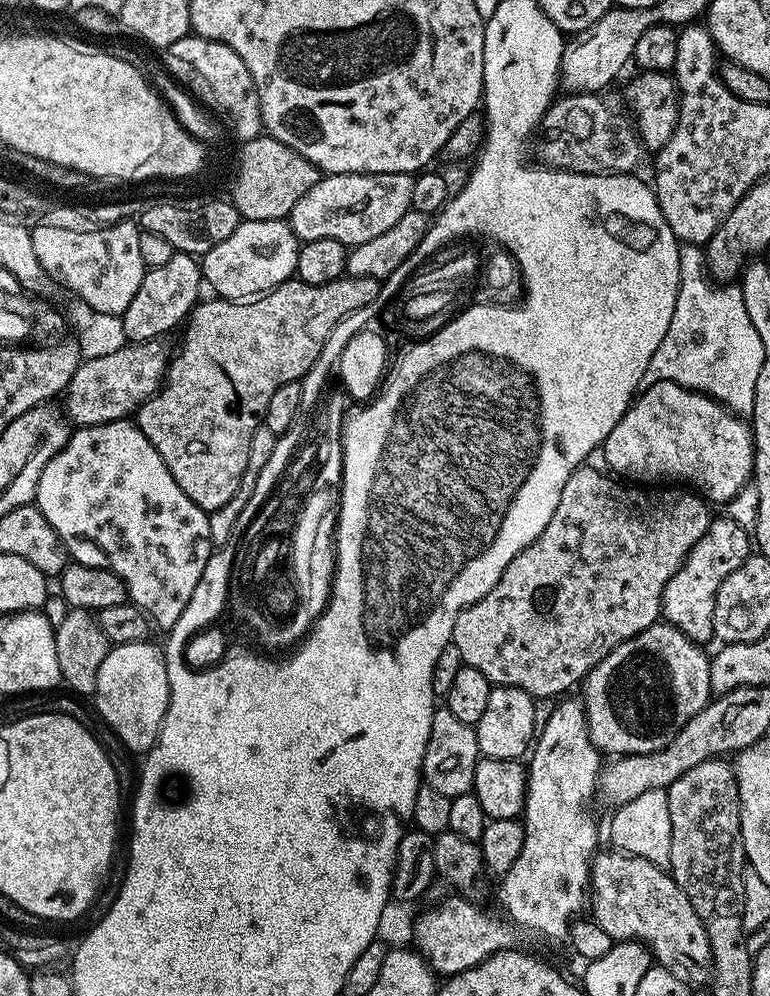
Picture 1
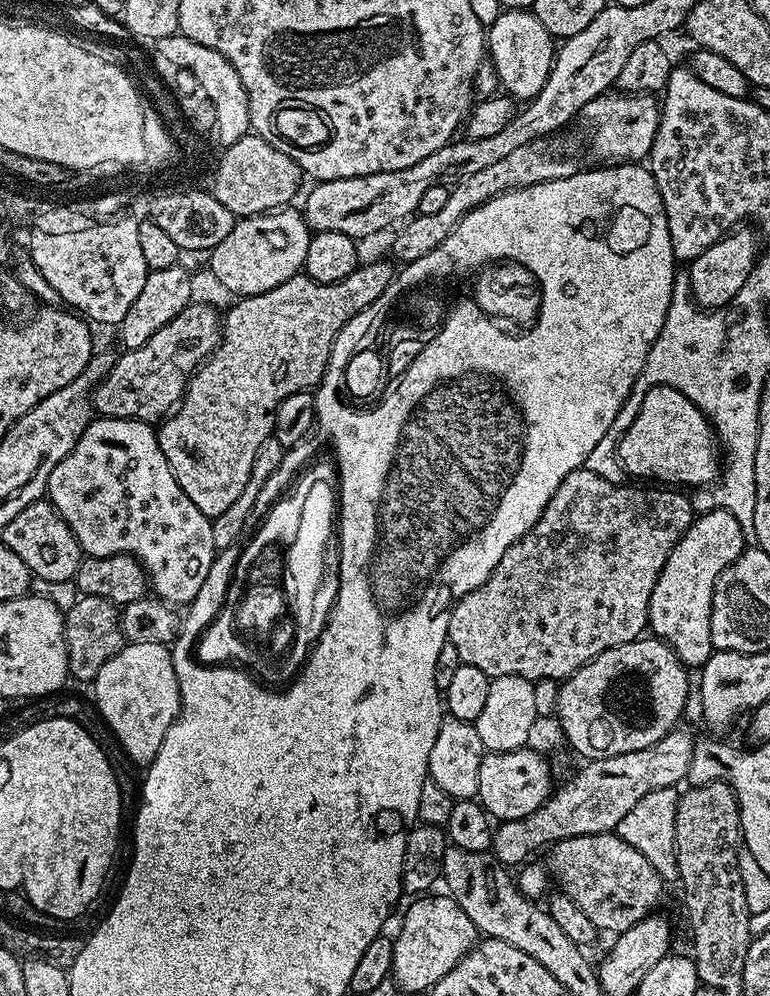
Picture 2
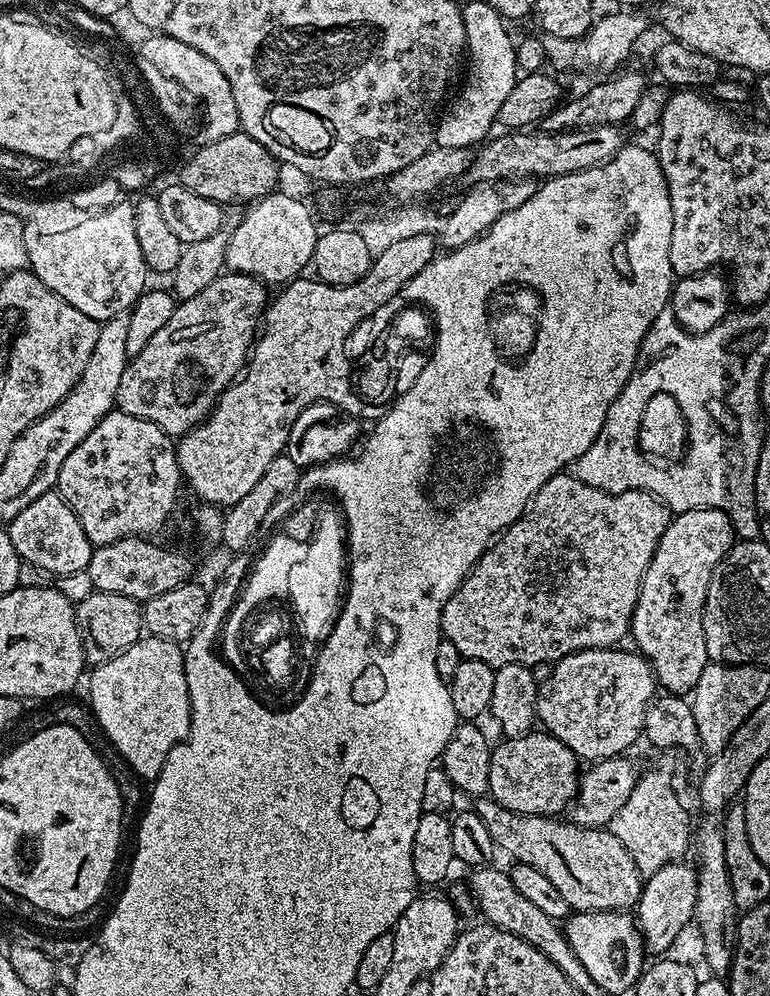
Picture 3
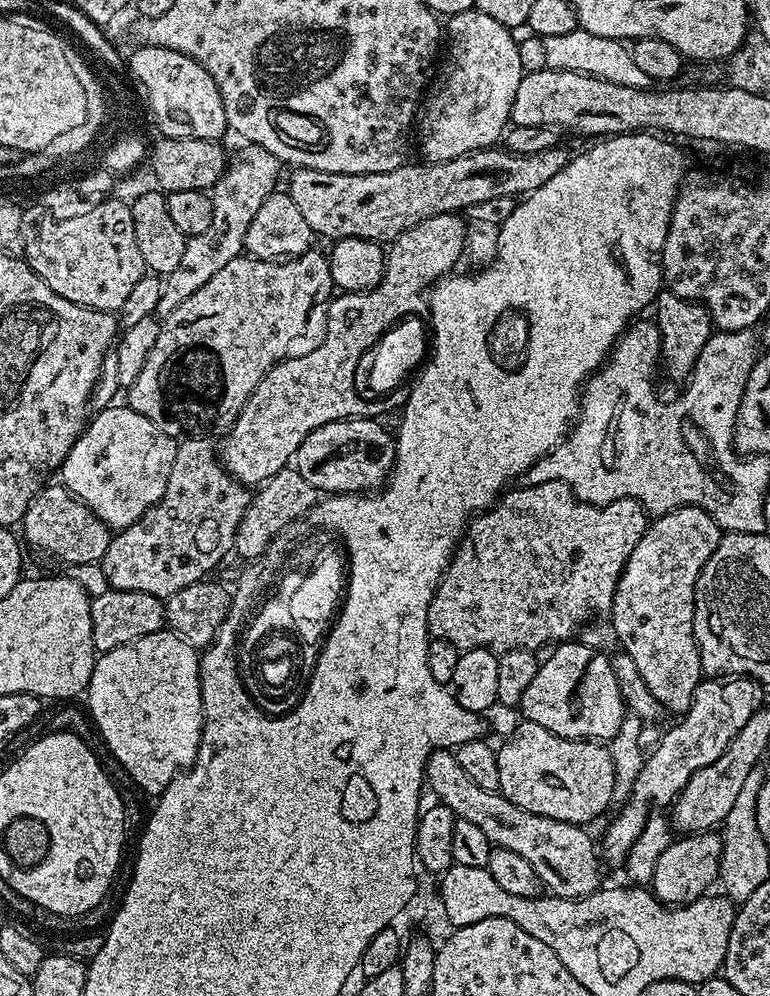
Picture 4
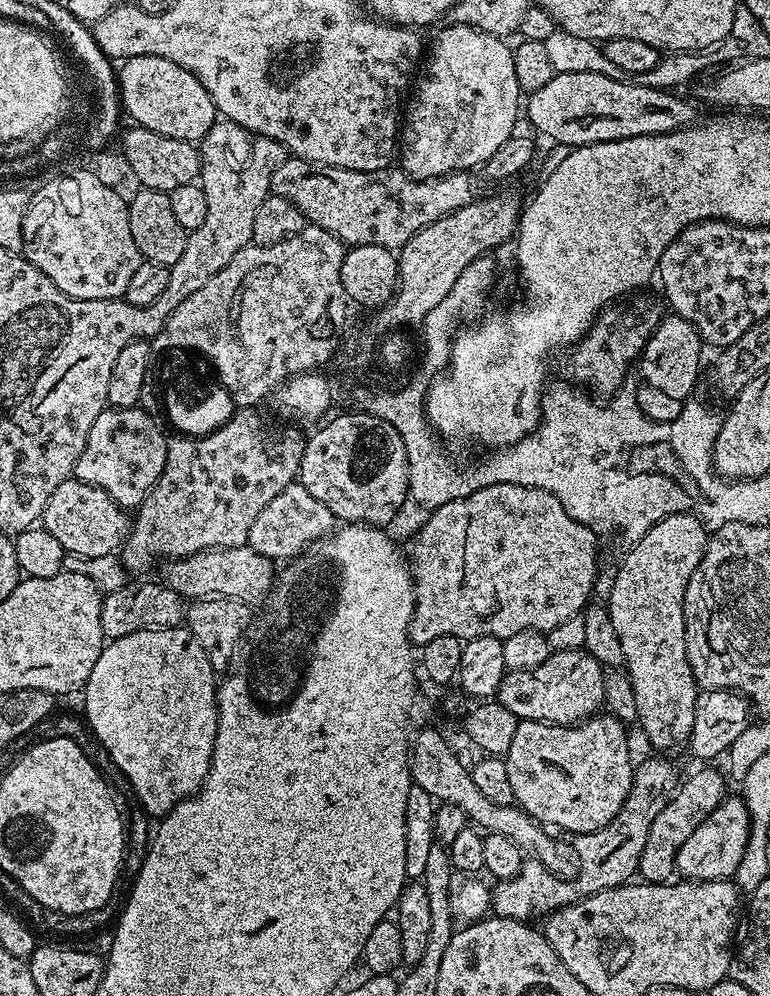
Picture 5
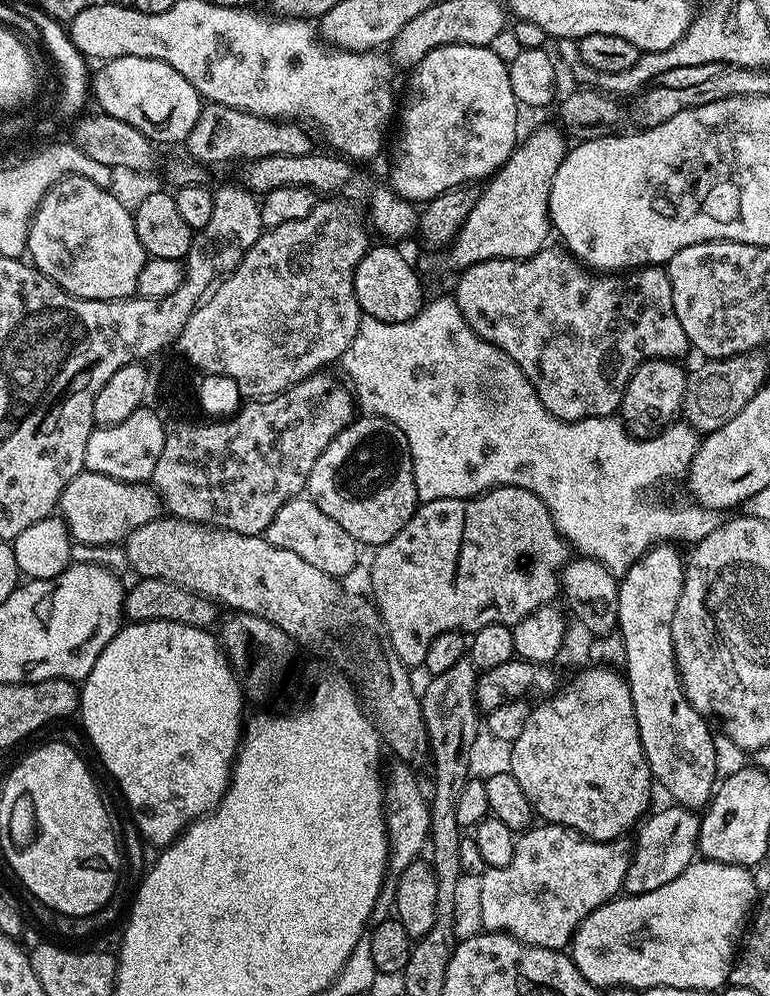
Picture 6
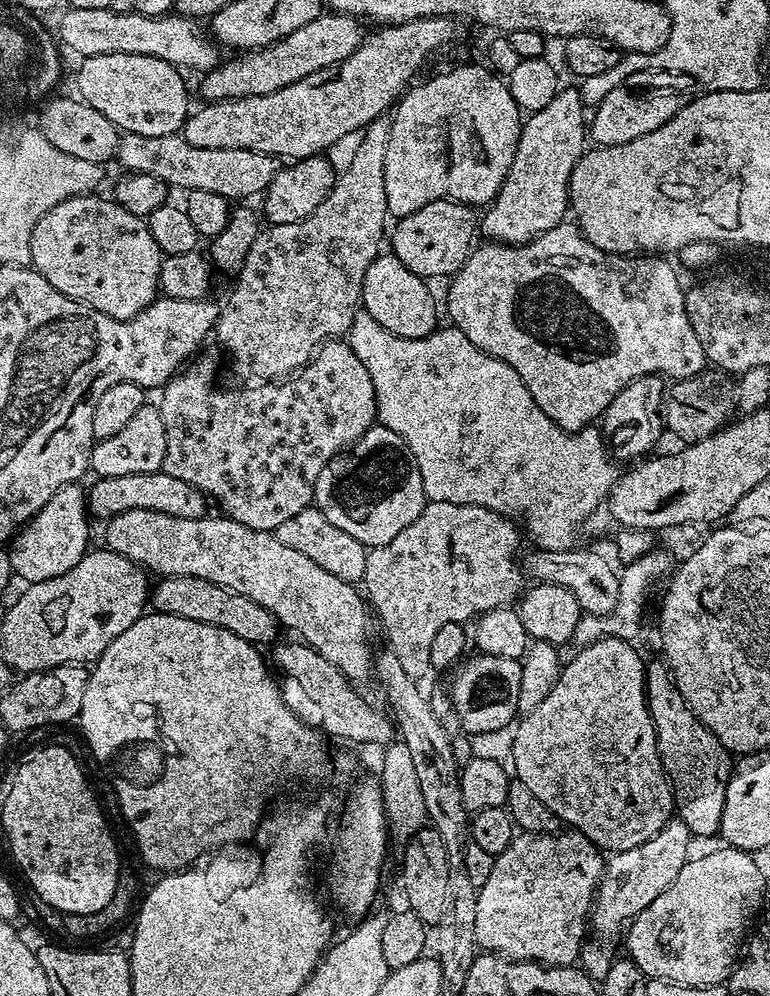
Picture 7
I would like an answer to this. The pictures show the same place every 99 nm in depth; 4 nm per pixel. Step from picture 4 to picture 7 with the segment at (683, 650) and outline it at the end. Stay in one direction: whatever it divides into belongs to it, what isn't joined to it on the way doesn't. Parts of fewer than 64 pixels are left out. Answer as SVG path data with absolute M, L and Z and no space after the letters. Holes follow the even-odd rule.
M663 663L647 665L644 693L648 699L648 713L656 735L656 749L664 772L668 776L668 782L672 785L675 815L688 827L693 837L715 837L720 831L722 810L726 800L730 753L688 708Z

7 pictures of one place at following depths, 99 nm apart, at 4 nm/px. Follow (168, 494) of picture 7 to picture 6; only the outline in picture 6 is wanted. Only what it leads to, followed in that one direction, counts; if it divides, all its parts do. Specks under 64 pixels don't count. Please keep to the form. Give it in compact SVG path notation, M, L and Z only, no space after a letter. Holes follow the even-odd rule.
M87 470L70 478L58 505L58 515L68 527L73 541L77 545L89 544L92 548L100 548L103 544L119 545L130 533L138 530L138 526L161 519L165 512L164 501L151 483L131 484Z

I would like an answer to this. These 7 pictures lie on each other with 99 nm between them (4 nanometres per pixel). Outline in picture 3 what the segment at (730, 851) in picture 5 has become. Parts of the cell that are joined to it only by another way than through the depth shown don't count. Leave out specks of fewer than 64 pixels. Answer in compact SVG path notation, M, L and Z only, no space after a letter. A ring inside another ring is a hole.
M677 862L662 866L662 870L652 872L643 881L640 898L635 905L634 919L644 937L644 946L649 953L668 954L672 943L684 932L687 924L693 923L696 914L696 899L698 898L698 878L695 867L691 863Z

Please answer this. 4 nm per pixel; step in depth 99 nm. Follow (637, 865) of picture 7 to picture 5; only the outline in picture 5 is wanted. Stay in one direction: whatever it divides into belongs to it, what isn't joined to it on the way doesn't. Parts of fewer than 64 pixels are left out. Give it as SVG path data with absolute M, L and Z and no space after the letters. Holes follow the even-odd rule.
M704 766L701 772L696 772L688 781L681 783L676 791L669 796L666 806L658 813L658 818L650 826L650 835L646 838L646 850L642 850L639 875L649 884L662 884L673 879L676 872L676 859L682 850L682 844L718 805L726 799L724 792L725 773L715 772L712 766Z

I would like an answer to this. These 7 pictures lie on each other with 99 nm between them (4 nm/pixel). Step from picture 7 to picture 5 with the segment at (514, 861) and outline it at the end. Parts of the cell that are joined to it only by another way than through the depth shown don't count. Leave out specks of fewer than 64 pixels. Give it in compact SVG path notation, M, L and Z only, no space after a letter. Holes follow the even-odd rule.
M648 760L644 765L635 769L630 794L618 810L618 814L602 830L593 832L582 832L575 837L576 852L580 855L580 873L576 880L563 880L563 875L552 872L544 864L535 858L525 859L524 865L518 870L516 876L508 880L501 880L490 892L490 908L497 916L509 916L515 920L525 922L535 921L535 916L547 918L560 908L565 908L575 904L577 900L584 899L585 896L593 896L596 892L601 892L603 888L617 888L619 884L629 883L640 871L640 859L642 850L646 850L646 838L650 835L650 826L654 818L658 818L658 813L662 811L662 806L666 806L669 796L676 791L678 779L676 780L676 768L668 760Z

